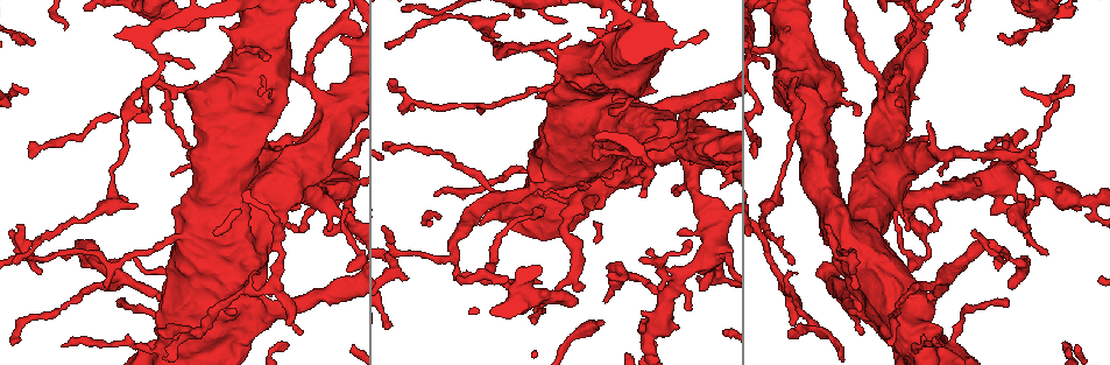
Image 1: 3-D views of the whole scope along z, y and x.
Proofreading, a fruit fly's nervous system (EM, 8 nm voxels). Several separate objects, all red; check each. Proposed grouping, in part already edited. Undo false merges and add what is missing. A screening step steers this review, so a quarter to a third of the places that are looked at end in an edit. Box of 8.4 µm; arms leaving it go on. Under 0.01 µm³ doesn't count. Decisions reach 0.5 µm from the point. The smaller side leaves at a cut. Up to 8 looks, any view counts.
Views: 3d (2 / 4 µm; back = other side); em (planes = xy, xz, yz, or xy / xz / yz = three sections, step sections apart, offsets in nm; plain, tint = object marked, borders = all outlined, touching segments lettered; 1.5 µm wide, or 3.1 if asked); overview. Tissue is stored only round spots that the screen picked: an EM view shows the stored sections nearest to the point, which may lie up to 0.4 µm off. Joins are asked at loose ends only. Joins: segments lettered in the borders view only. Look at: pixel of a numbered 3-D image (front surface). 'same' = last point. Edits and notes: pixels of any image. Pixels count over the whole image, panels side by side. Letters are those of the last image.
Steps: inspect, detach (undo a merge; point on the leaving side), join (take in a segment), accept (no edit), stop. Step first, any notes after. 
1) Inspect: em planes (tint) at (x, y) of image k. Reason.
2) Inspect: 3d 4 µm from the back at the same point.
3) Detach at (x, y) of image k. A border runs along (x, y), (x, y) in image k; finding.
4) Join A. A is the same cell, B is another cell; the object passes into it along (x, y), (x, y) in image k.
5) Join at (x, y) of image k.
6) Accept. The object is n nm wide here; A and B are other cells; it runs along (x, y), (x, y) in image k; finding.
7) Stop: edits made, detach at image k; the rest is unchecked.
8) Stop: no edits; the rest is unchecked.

Inspect: em planes (borders) at (650, 343) of image 1. Calibre changes.

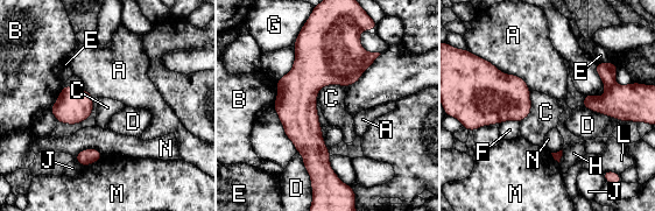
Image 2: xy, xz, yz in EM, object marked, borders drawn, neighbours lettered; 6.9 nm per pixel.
Accept. The object is 240 nm wide here; A, B, C, D, E, F, G, H, J, L, M and N are other cells; a border runs along (345, 86), (324, 85), (316, 104) in image 2; all the same cell.

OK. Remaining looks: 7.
Inspect: 3d 2 µm at (580, 182) of image 1. Tapers out.

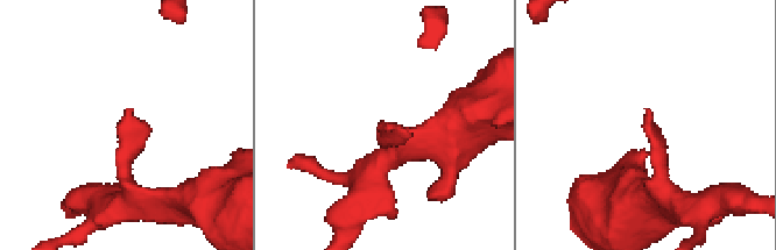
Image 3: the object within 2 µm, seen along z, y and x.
Inspect: em yz step 8 (tint) at (129, 111) of image 3.

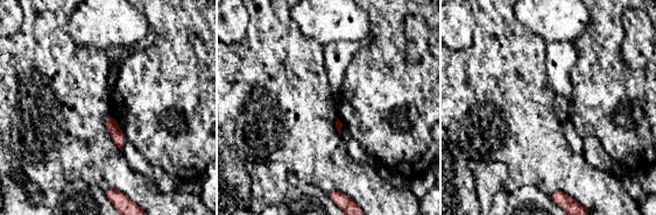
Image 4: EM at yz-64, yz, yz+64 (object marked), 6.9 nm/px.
Inspect: em planes (borders) at the same point.

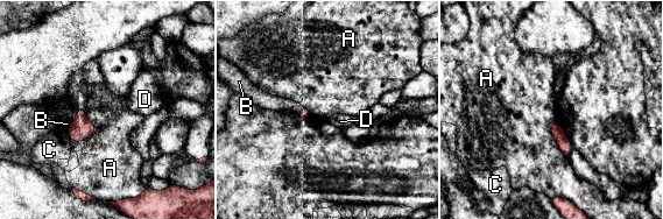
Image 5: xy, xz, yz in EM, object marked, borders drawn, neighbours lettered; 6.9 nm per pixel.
Accept. The object is 80 nm wide here; A, B, C and D are other cells; none of them fits.

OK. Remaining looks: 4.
Inspect: em yz step 4 (borders) at (658, 123) of image 1. Free end.

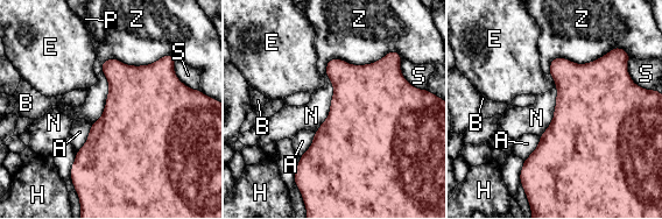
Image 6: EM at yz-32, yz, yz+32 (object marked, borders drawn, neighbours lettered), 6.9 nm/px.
Inspect: em planes (borders) at the same point.

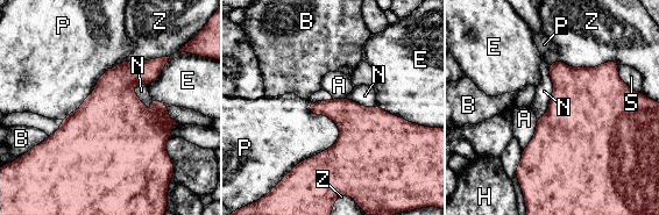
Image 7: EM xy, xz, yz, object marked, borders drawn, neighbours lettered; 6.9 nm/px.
Accept. The longest contact is with P, 550 nm; A, B, E, H, N, P, S and Z are other cells; a border runs along (311, 102), (338, 140), (287, 174) in image 7; none of them fits.

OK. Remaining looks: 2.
Inspect: 3d 4 µm at (289, 324) of image 1. An open end.

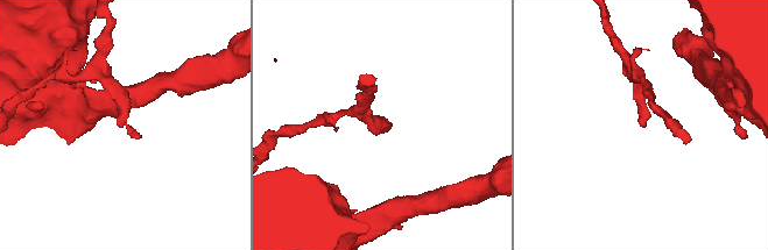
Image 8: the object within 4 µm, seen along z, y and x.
Inspect: em planes (borders) at (118, 126) of image 8. Need the tissue.

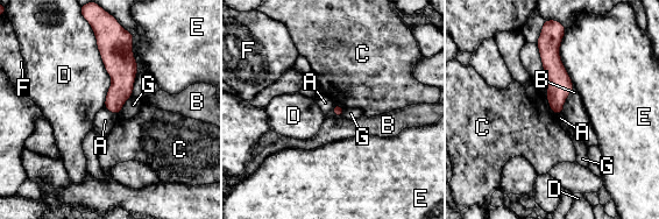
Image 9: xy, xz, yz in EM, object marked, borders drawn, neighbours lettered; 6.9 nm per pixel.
Accept. The longest contact is with D, 550 nm; A, B, C, D, E, F and G are other cells; no lettered segment goes on from it.

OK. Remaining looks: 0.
Stop: no edits; the rest is unchecked.

